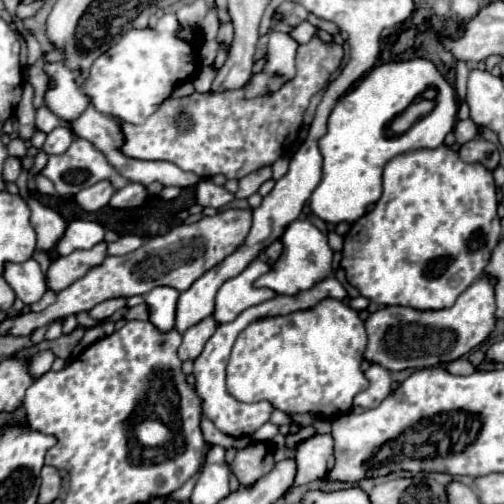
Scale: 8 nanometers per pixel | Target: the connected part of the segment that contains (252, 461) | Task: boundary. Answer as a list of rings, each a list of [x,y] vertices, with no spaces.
[[[257,441],[237,451],[231,463],[231,471],[243,487],[249,487],[255,485],[261,477],[265,477],[265,473],[269,473],[273,465],[275,465],[275,447],[271,443]]]

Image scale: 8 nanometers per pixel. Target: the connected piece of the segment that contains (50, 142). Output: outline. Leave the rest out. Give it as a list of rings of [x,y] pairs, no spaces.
[[[67,125],[55,127],[55,129],[47,135],[47,139],[45,139],[45,143],[43,143],[43,151],[49,153],[49,155],[61,155],[61,153],[65,153],[65,151],[69,149],[71,141],[73,141],[73,137],[71,137],[71,131],[69,131]]]

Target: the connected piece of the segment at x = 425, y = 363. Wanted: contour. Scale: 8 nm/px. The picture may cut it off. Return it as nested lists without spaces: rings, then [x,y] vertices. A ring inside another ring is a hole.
[[[489,275],[477,279],[465,293],[459,295],[453,307],[439,311],[417,311],[411,307],[385,307],[369,315],[365,321],[369,345],[365,359],[379,363],[389,371],[425,369],[447,365],[469,355],[475,347],[485,343],[495,331],[495,285]]]

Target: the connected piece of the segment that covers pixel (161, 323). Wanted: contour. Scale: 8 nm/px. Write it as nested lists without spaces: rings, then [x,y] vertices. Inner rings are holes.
[[[157,287],[147,293],[145,303],[149,305],[149,321],[161,329],[169,331],[175,327],[175,303],[177,303],[179,291],[169,287]]]

